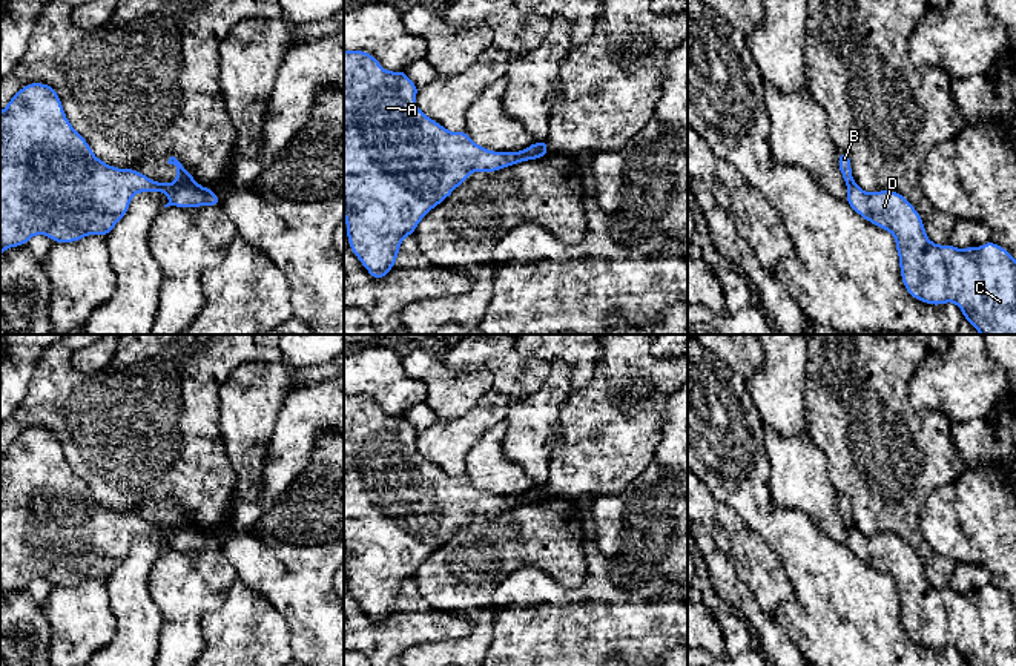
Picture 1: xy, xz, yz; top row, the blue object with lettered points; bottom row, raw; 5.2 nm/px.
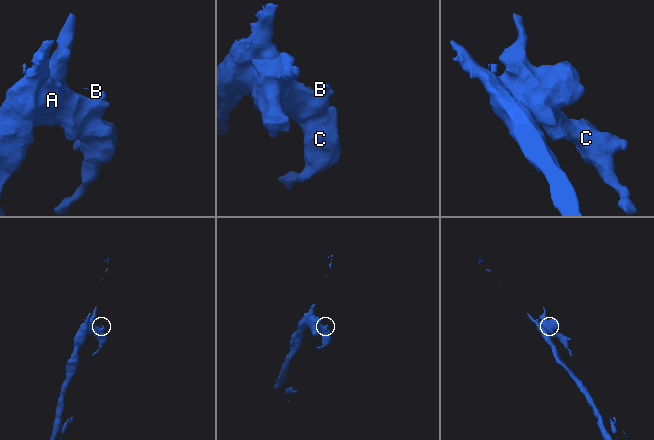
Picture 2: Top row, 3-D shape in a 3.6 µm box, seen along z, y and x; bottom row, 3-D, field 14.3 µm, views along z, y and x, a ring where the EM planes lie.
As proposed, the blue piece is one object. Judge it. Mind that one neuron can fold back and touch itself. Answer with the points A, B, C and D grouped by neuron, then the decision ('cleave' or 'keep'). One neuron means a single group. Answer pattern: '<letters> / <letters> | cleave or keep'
A C D / B | cleave

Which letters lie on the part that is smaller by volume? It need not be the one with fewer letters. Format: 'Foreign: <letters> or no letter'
Foreign: B

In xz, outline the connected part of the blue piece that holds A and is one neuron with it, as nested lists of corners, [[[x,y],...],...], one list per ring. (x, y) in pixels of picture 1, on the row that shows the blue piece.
[[[344,51],[344,215],[351,252],[371,278],[381,279],[397,261],[401,242],[422,218],[463,184],[471,172],[497,172],[539,160],[548,149],[494,152],[462,132],[450,132],[416,104],[419,87],[405,71],[385,71],[365,51]]]

